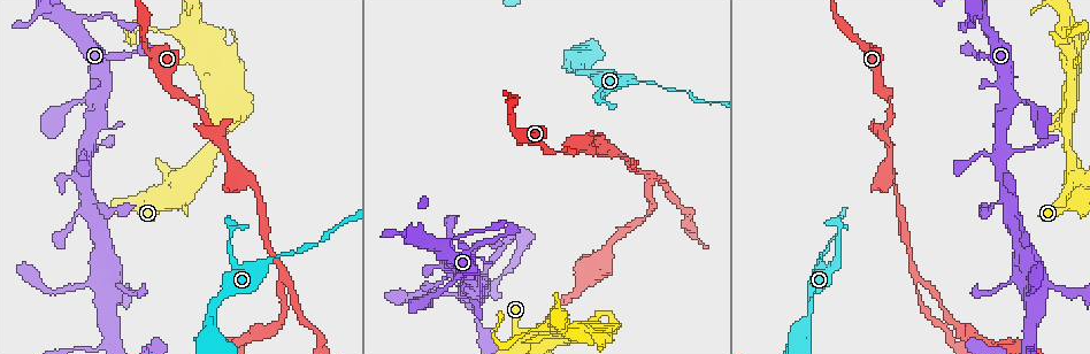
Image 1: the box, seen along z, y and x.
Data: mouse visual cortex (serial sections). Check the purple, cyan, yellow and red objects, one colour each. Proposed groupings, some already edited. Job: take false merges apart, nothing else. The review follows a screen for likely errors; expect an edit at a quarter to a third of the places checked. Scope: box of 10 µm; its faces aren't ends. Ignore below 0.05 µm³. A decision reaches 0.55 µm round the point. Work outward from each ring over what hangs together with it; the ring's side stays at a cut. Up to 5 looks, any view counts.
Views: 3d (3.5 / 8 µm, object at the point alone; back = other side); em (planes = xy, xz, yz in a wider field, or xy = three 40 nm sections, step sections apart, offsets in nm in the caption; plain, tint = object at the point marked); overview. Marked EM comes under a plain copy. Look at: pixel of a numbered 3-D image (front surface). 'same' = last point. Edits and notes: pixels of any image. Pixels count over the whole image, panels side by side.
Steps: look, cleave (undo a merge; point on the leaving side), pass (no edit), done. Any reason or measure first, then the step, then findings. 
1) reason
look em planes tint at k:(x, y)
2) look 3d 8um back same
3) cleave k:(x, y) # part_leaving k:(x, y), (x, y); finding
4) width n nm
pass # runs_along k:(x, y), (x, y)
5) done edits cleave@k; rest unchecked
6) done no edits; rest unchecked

two arms at a narrow angle
look 3d 3.5um at 1:(1068, 110)

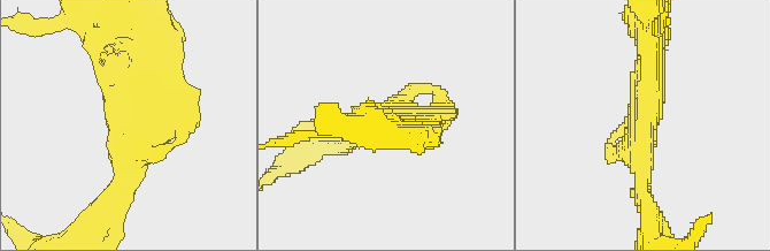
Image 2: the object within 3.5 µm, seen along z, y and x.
look em xy step 2 tint at 2:(644, 120)

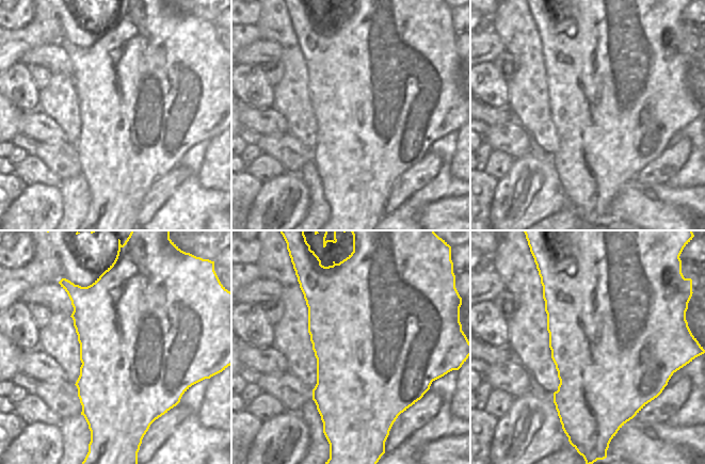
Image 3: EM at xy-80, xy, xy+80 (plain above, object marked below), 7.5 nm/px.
width 1050 nm
pass # runs_along 2:(118, 191), (140, 145), (133, 43); continuous, no second cell

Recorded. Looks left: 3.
sudden change in width
look 3d 3.5um at 1:(642, 81)

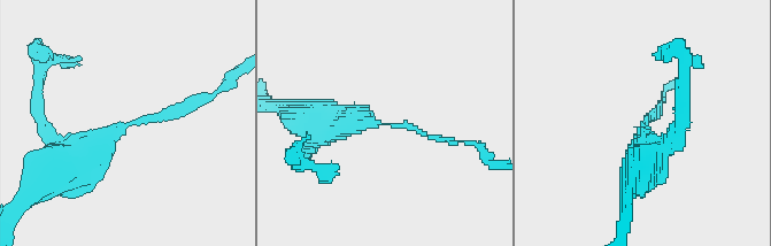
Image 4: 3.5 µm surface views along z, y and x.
arm_widths 100, 450 nm
look em xy step 2 tint at 4:(645, 131)

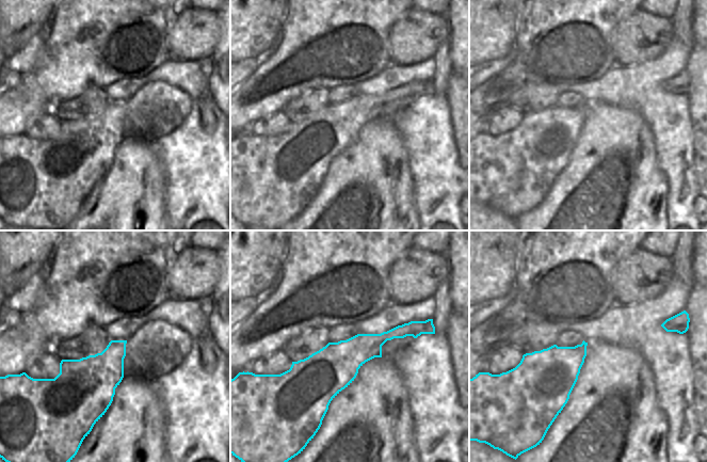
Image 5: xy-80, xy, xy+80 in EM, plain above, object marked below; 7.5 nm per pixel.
look em xy step 3 tint same

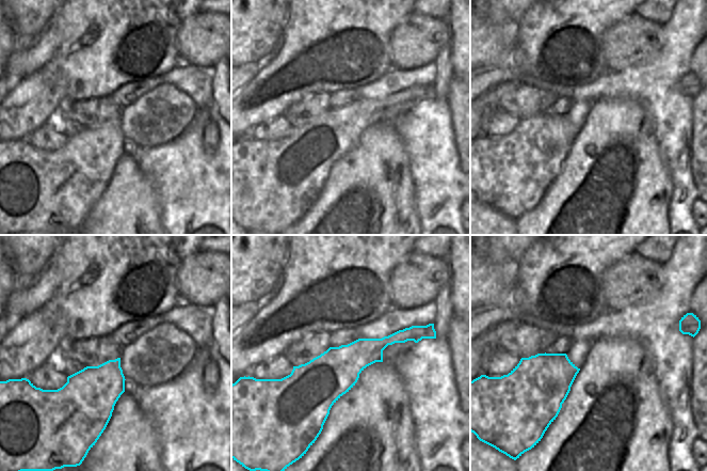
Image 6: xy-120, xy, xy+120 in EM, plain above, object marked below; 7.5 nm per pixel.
pass # runs_along 6:(419, 336), (387, 340), (322, 381), (286, 381); continuous, no second cell

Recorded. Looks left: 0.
done no edits; rest unchecked

